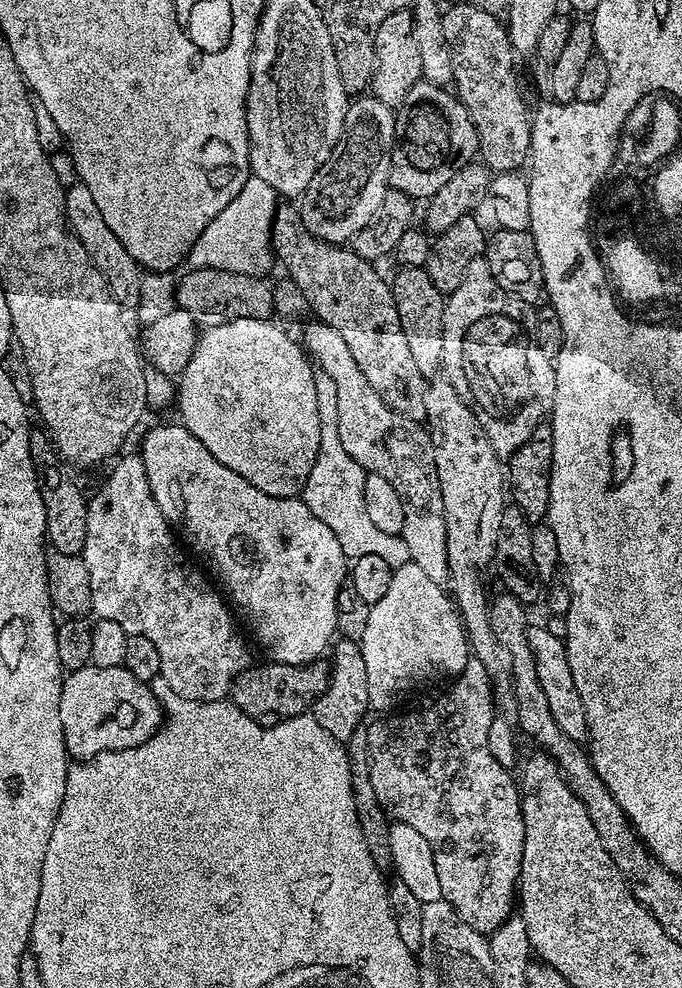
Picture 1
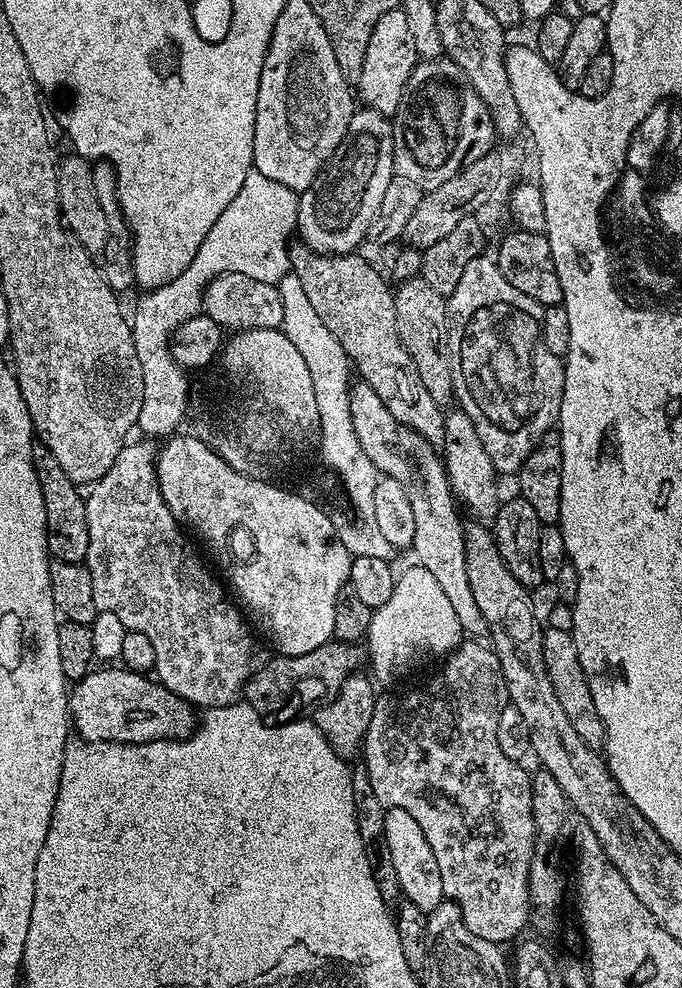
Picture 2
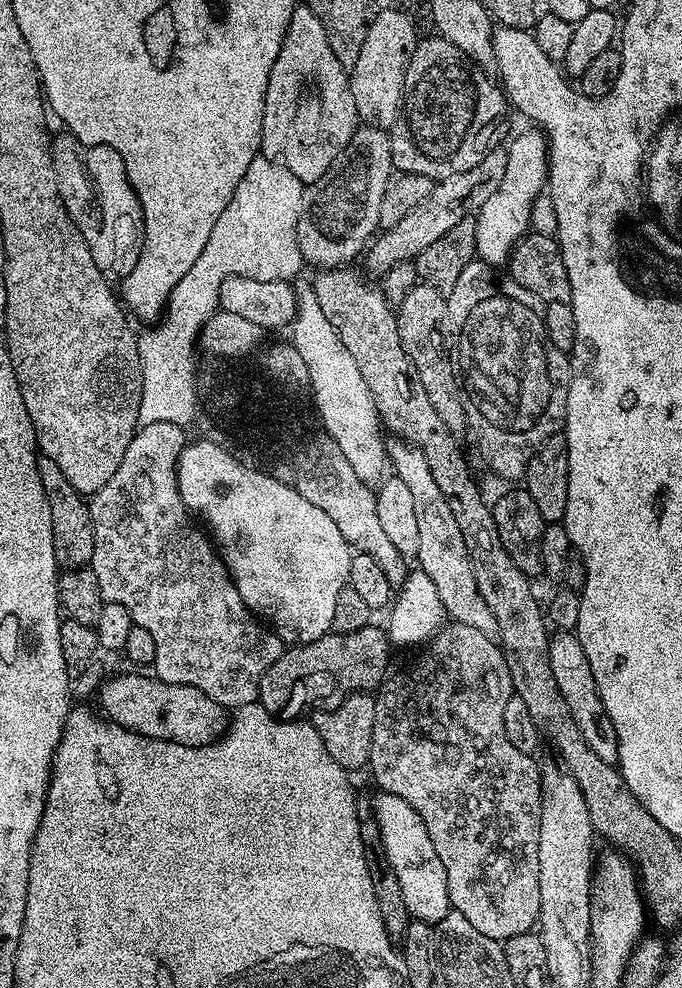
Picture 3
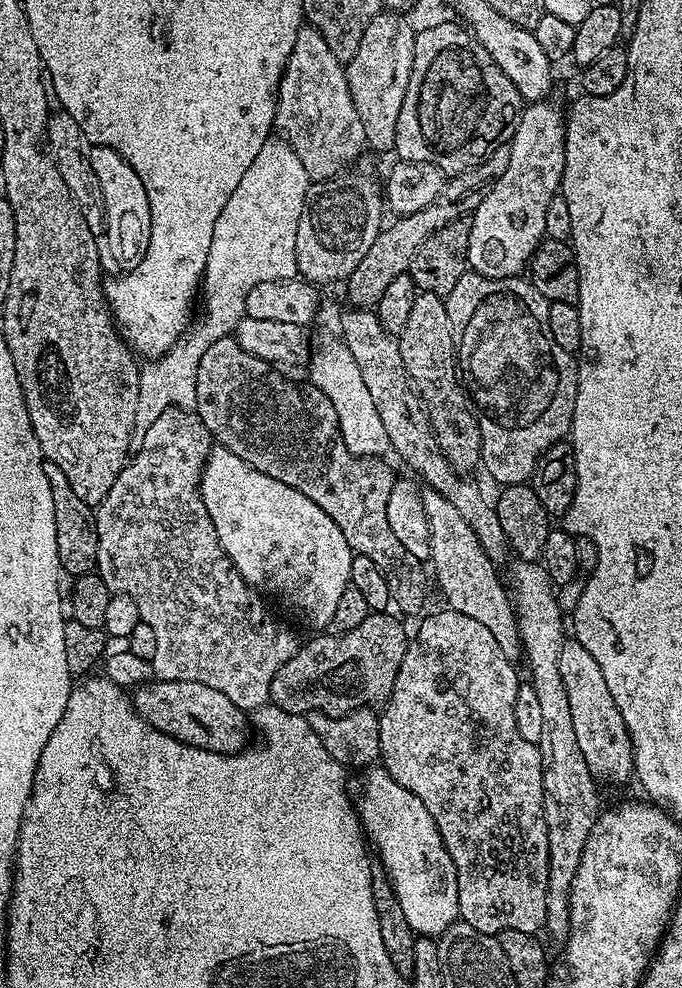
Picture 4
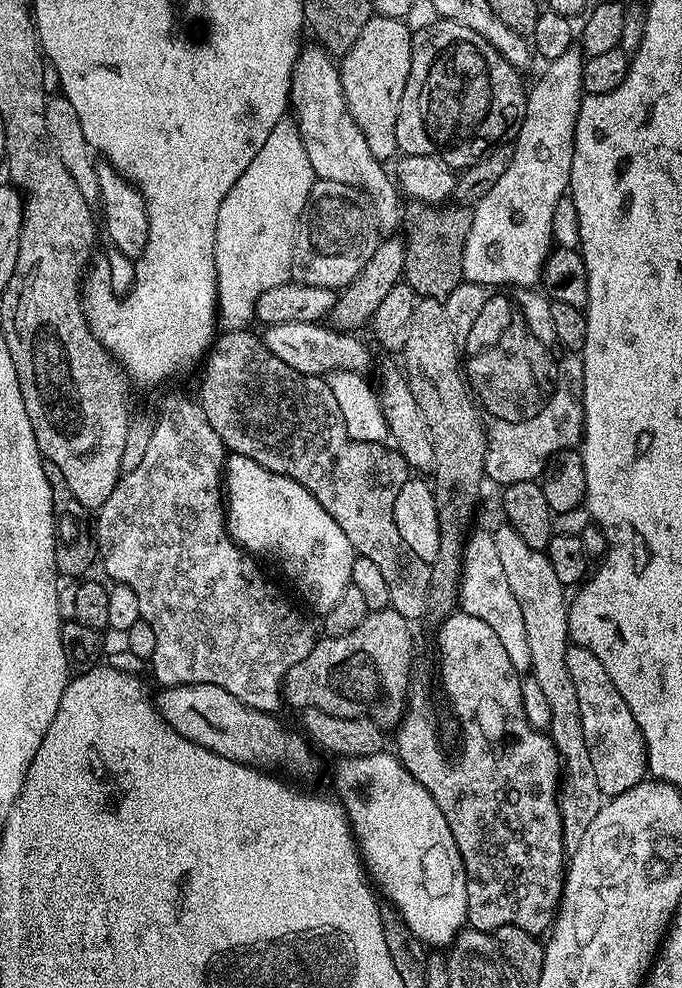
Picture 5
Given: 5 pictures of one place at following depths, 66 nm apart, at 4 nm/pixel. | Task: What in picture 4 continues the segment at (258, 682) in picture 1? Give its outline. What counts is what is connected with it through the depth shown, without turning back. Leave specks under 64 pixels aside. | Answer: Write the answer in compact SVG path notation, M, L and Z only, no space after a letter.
M372 612L364 619L362 626L354 626L354 630L349 632L313 635L316 637L309 644L301 646L294 654L294 658L290 658L290 662L286 662L286 666L282 666L282 670L274 674L270 686L271 703L295 716L304 716L310 712L344 716L359 708L383 705L394 690L394 678L398 678L402 658L410 643L409 633L404 633L403 626L388 615L384 612Z

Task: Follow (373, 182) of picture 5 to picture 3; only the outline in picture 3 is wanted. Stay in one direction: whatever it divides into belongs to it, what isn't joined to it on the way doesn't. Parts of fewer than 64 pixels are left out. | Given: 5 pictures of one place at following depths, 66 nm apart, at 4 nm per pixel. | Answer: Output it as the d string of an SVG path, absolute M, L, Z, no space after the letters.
M302 2L297 3L286 30L286 38L282 42L278 58L274 58L274 66L266 82L260 147L265 157L275 158L305 186L327 174L330 154L341 152L356 133L358 117L354 94L348 85L349 79L349 73L340 65L338 58L334 58L330 42L326 42L326 30L322 30L318 14L314 14L314 10L310 10Z

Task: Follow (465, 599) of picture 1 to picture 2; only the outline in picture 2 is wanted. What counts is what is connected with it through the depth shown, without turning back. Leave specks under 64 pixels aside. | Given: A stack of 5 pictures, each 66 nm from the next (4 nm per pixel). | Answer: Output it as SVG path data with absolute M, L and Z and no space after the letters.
M453 410L444 417L442 459L453 497L459 501L462 508L476 515L473 517L484 522L491 521L502 503L502 496L496 493L498 473L490 462L490 454L486 454L486 446L482 446L482 438L478 438L478 430L474 430L474 424L464 412Z

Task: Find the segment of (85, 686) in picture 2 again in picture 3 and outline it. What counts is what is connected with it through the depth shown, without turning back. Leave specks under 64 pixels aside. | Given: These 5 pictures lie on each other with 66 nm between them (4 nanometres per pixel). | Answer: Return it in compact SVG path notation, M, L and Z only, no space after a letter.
M132 670L129 676L116 676L108 680L100 688L100 704L104 707L103 715L113 724L120 724L151 740L170 740L173 744L201 748L203 744L211 744L220 739L226 731L226 709L214 698L194 690L192 686L168 684L155 675L139 676L139 671Z

